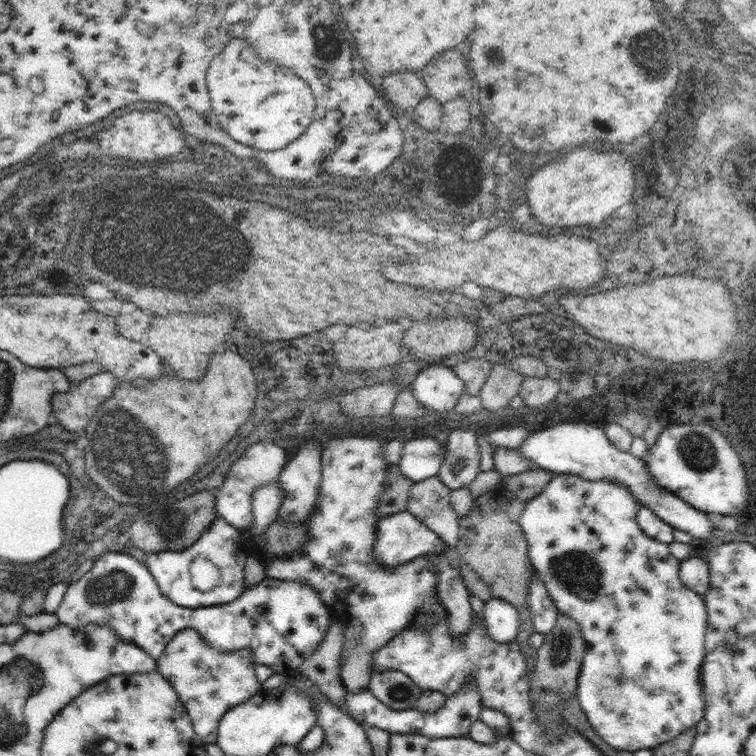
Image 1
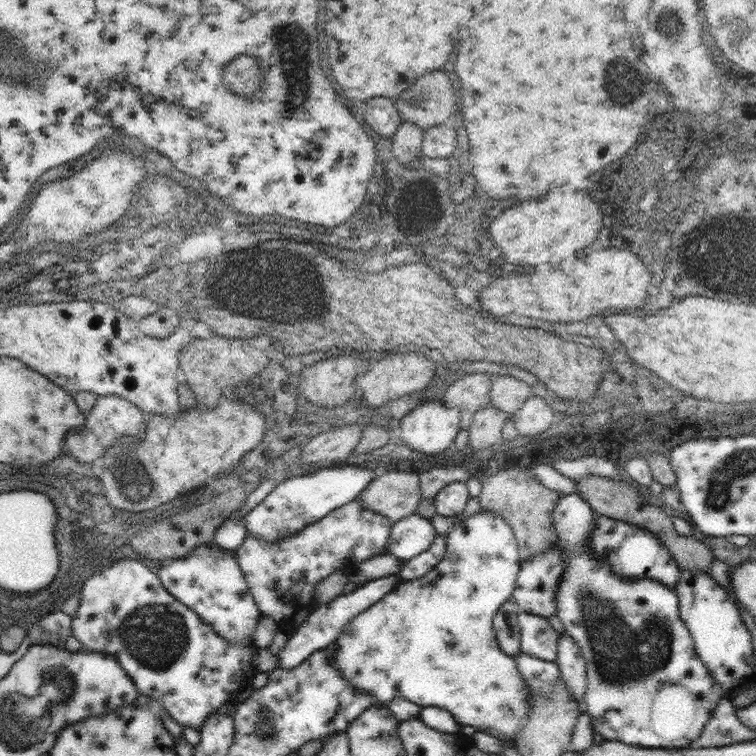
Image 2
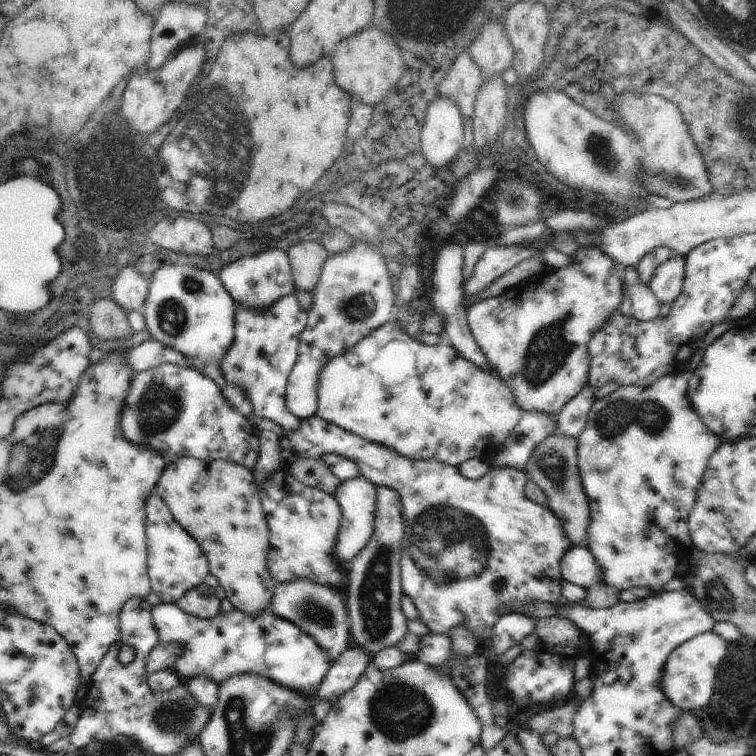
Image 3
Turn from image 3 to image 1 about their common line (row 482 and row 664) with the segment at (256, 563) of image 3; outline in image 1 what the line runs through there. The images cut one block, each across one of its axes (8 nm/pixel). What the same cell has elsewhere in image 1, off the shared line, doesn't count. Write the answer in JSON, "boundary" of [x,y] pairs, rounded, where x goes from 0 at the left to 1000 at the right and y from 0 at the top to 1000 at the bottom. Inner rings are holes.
{"boundary":[[[253,831],[234,836],[234,841],[229,841],[229,847],[213,862],[213,868],[208,870],[208,892],[234,918],[237,929],[253,950],[255,971],[269,987],[284,984],[287,958],[298,942],[316,931],[324,931],[343,913],[348,913],[348,905],[343,905],[337,897],[337,873],[329,857],[290,862],[269,849],[263,836]]]}

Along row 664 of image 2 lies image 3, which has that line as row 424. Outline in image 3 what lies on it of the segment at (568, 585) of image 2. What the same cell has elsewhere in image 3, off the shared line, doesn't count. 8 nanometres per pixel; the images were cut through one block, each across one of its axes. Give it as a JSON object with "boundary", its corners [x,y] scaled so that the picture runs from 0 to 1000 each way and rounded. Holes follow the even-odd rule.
{"boundary":[[[901,495],[901,497],[874,497],[872,503],[866,503],[861,511],[851,513],[851,511],[824,511],[816,513],[813,519],[808,519],[806,524],[790,529],[782,534],[779,545],[776,545],[776,558],[771,571],[763,579],[763,619],[766,619],[766,632],[769,632],[769,646],[771,653],[779,664],[779,680],[782,680],[782,690],[776,698],[776,720],[771,725],[776,725],[787,741],[787,746],[795,751],[795,772],[811,775],[819,783],[832,780],[832,778],[858,778],[864,783],[869,783],[874,775],[880,775],[885,767],[896,765],[896,746],[898,743],[911,743],[914,741],[914,730],[917,730],[917,720],[911,712],[911,696],[909,696],[909,680],[914,680],[914,669],[919,667],[919,648],[927,640],[927,630],[933,622],[935,608],[943,603],[943,598],[948,598],[948,590],[954,590],[951,579],[943,577],[925,556],[925,550],[917,545],[911,529],[909,529],[909,505],[911,505],[914,495]]]}

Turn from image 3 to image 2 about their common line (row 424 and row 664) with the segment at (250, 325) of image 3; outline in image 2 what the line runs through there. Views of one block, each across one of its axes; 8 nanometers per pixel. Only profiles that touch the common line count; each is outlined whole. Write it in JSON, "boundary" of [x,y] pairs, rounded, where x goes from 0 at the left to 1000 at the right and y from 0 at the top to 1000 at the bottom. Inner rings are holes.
{"boundary":[[[512,762],[512,765],[496,765],[488,767],[483,772],[472,772],[472,780],[467,780],[464,786],[456,788],[446,788],[443,796],[433,796],[433,799],[419,799],[411,812],[403,820],[393,820],[393,831],[385,839],[385,844],[377,849],[374,860],[369,865],[364,865],[366,870],[366,884],[372,886],[385,886],[390,881],[396,881],[403,870],[409,870],[417,860],[430,860],[435,852],[440,852],[446,847],[446,841],[454,836],[454,831],[480,807],[485,807],[488,802],[493,802],[499,794],[504,794],[509,786],[515,786],[522,775],[525,775],[528,765],[525,762]]]}

